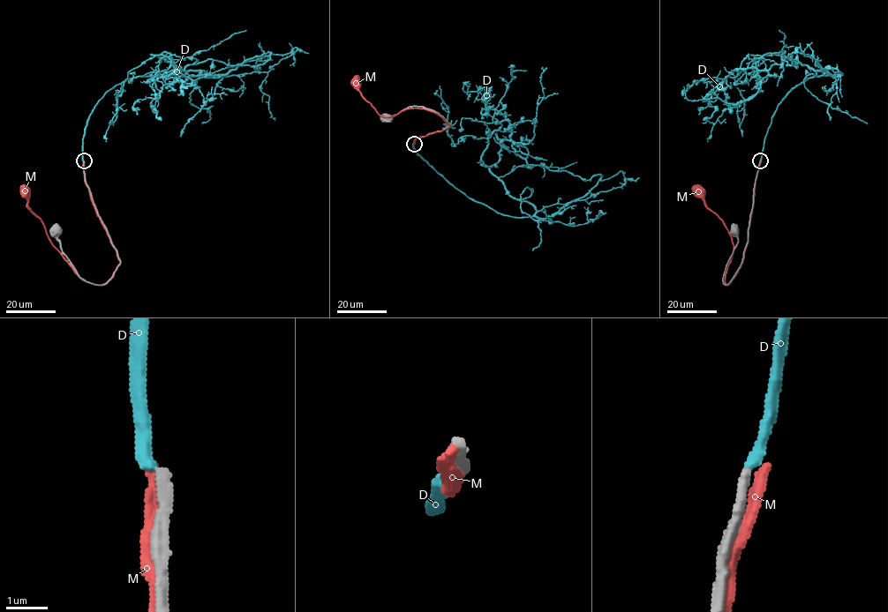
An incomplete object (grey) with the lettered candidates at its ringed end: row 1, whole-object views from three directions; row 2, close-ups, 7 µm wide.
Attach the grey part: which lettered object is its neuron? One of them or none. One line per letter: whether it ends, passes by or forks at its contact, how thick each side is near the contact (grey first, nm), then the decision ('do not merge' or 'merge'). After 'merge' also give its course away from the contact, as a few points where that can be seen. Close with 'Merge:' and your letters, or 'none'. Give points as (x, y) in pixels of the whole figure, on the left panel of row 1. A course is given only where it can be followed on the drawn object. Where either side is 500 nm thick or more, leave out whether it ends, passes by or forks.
D: it ends there; 280 nm thick on the grey side, 280 nm on the other; do not merge
M: it ends there; 280 nm thick on the grey side, 320 nm on the other; do not merge
Merge: none

